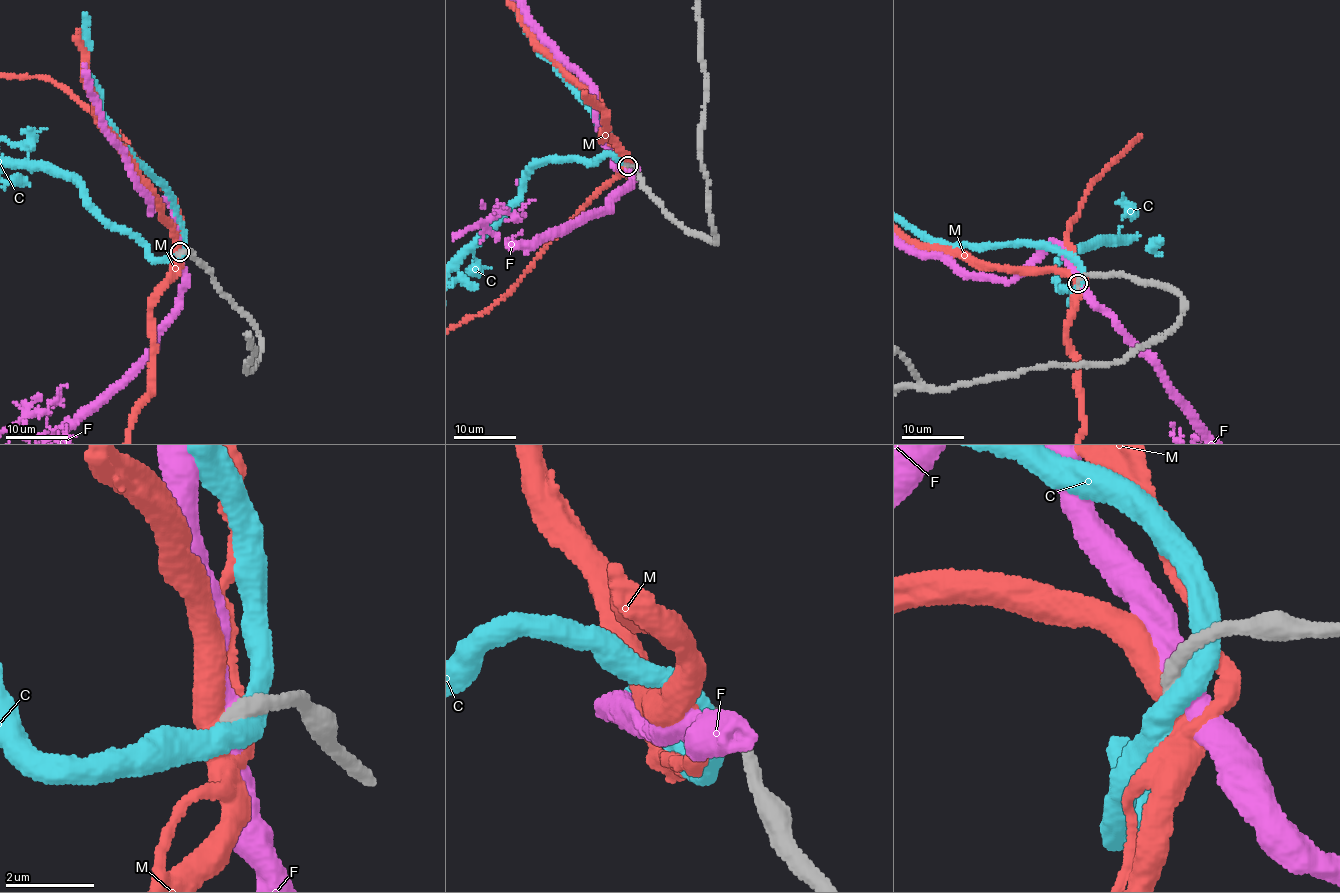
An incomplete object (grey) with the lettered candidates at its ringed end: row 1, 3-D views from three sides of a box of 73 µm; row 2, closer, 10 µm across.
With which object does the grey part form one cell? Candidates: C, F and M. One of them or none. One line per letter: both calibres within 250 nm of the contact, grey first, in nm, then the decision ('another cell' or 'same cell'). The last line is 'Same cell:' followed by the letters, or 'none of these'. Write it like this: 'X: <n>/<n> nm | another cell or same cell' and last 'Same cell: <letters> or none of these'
C: 400/500 nm | another cell
F: 400/500 nm | another cell
M: 360/440 nm | another cell
Same cell: none of these

